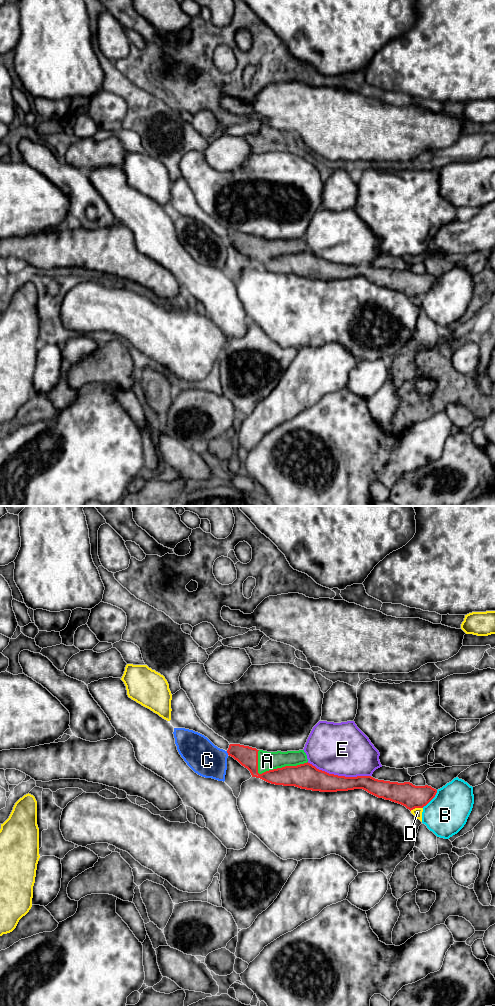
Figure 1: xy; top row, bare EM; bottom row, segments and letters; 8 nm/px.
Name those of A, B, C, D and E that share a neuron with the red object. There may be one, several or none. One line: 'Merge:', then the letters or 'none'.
Merge: A

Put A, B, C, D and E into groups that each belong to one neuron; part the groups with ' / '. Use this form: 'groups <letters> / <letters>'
groups A / B / C / D / E

